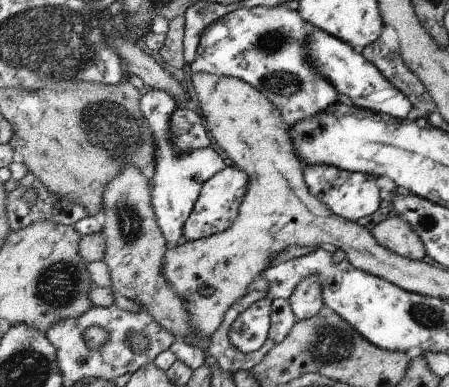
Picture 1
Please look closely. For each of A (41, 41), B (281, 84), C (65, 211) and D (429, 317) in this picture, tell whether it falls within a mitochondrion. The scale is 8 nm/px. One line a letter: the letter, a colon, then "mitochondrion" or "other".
A: mitochondrion
B: mitochondrion
C: other
D: mitochondrion

